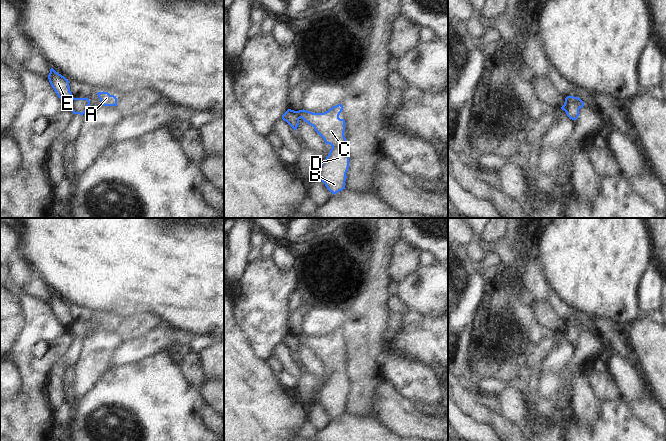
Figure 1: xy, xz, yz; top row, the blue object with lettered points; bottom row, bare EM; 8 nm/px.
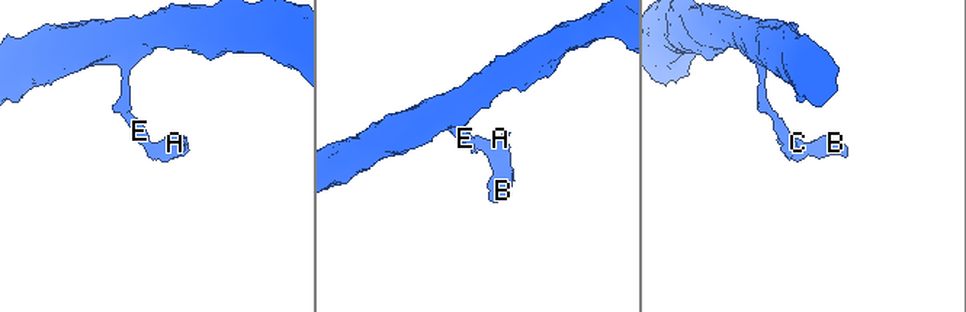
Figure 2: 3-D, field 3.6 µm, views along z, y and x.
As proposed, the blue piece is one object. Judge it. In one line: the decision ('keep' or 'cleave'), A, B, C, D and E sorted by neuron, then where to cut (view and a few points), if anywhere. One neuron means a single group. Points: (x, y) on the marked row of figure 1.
cleave | A B C D / E | yz (565, 98), (574, 101), (579, 108)

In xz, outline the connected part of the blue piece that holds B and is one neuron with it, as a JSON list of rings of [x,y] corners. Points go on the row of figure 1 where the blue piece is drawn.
[[[338,104],[324,113],[313,113],[304,109],[297,111],[299,119],[302,118],[313,126],[326,145],[332,146],[316,173],[316,177],[325,184],[332,195],[345,189],[349,168],[349,154],[344,136],[346,123],[344,119],[339,118],[342,110],[342,104]]]

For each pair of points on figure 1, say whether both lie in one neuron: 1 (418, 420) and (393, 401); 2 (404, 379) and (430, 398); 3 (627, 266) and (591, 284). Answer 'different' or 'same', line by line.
1: same
2: same
3: same

